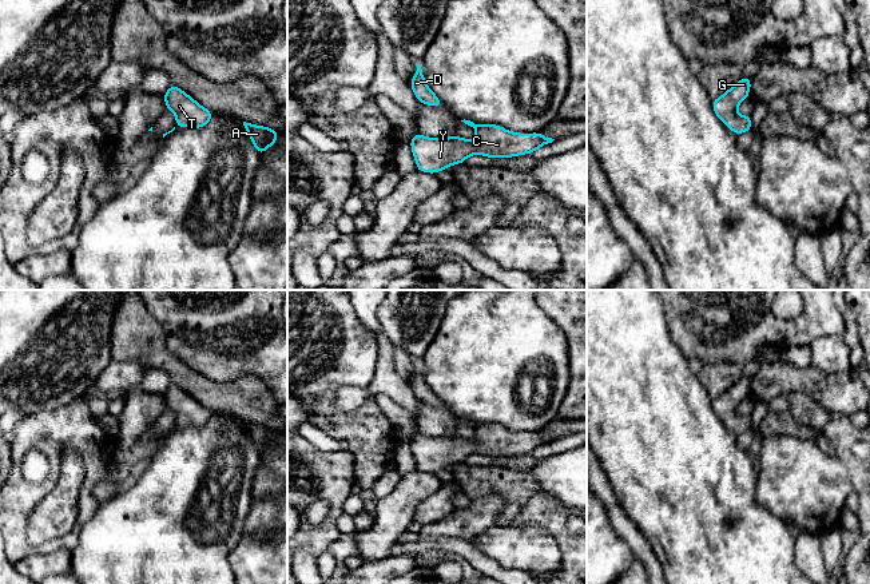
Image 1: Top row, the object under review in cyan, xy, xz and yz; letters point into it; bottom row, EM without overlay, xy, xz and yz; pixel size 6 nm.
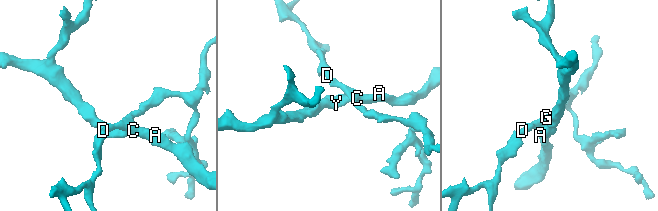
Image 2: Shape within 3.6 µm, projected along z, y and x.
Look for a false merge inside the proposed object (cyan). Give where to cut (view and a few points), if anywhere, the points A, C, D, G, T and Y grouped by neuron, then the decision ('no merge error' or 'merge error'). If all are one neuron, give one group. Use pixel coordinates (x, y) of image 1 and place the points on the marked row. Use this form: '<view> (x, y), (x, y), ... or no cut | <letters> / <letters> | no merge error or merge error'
no cut | A C D G T Y | no merge error

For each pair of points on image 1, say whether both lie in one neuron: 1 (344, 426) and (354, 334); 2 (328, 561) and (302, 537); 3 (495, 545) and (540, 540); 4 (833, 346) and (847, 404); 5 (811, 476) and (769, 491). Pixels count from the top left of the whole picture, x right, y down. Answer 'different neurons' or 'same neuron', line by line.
1: same neuron
2: different neurons
3: same neuron
4: different neurons
5: same neuron

